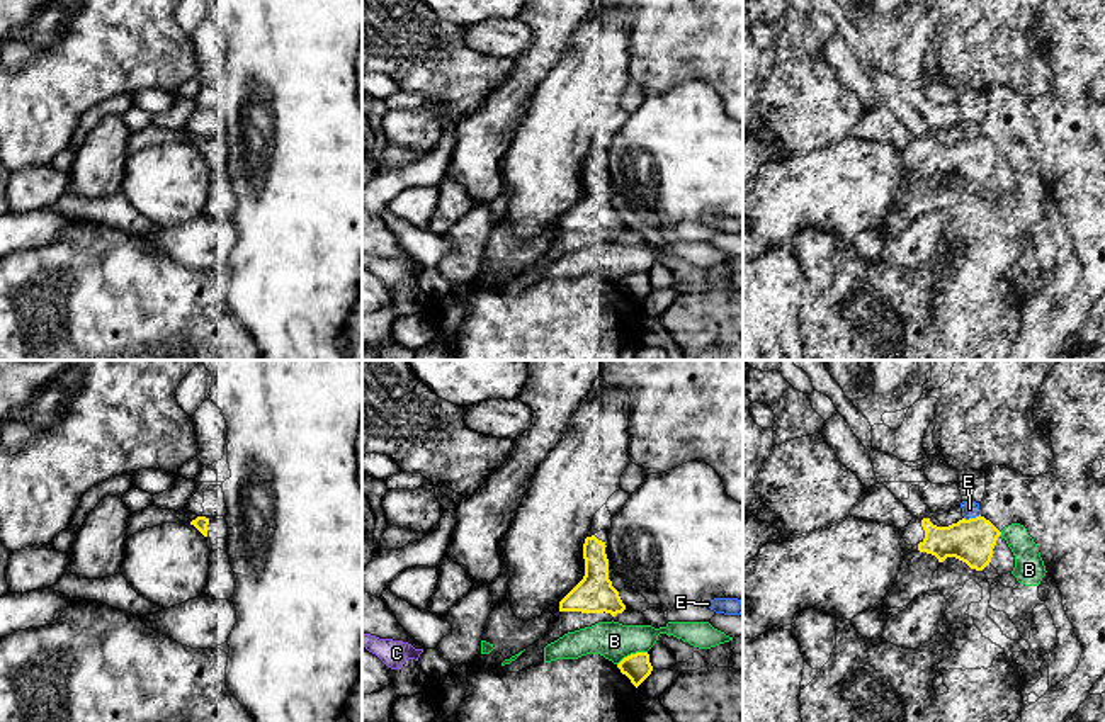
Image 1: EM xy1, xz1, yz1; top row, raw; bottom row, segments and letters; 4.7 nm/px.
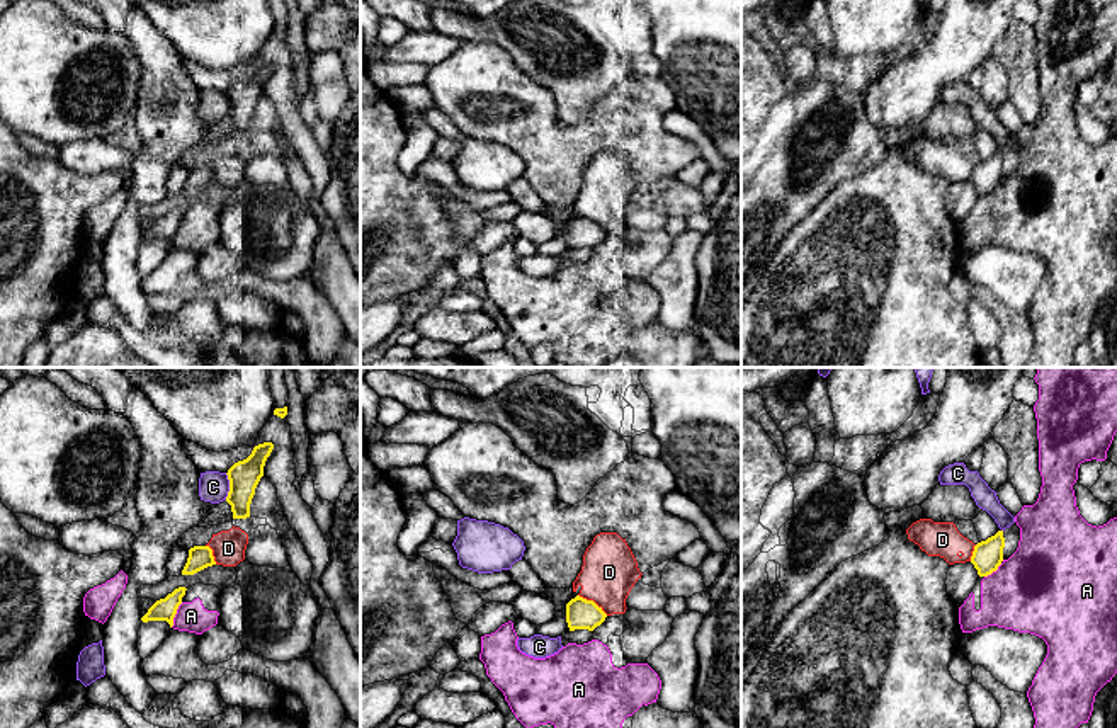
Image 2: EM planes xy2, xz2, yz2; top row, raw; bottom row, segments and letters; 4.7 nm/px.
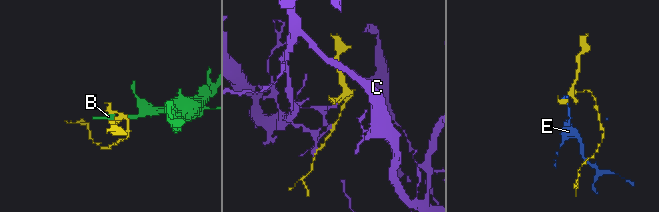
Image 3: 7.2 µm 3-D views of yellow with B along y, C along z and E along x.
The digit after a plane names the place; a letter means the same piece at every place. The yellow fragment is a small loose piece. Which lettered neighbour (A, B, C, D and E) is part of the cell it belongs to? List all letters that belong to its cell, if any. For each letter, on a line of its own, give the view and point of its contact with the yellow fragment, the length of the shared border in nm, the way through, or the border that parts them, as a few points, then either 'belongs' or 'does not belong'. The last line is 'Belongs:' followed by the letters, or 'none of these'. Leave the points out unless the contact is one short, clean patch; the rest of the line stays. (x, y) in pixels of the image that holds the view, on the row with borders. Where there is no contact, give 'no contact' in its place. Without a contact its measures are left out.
A: xy2 (175, 613) | 130 nm | along xy2 (182, 602), (170, 626) | does not belong
B: xz1 (631, 654) | 160 nm | along xz1 (646, 651), (628, 654), (617, 665) | does not belong
C: xy2 (230, 487) | 130 nm | does not belong
D: xz2 (592, 601) | 170 nm | along xz2 (578, 594), (592, 599), (607, 614) | does not belong
E: yz1 (971, 518) | 80 nm | does not belong
Belongs: none of these

